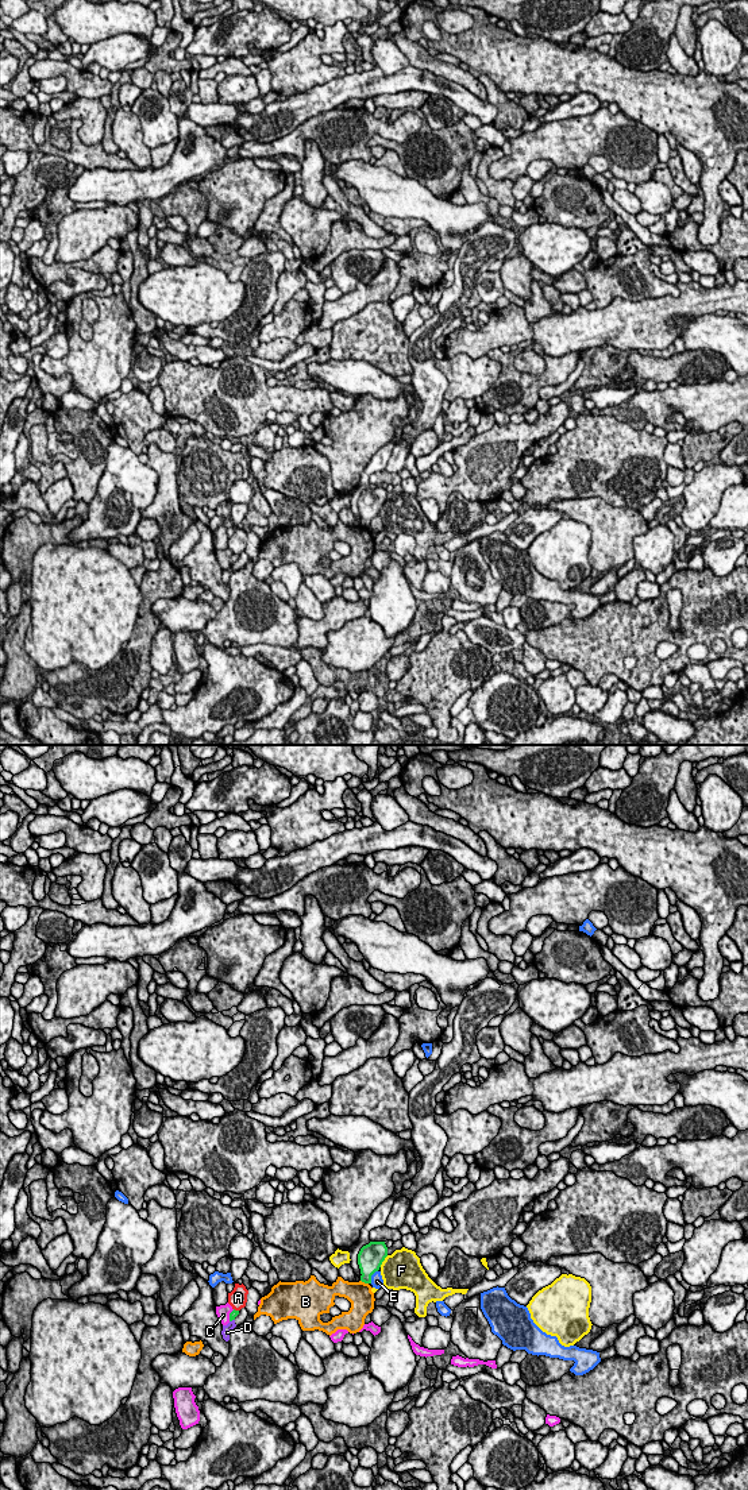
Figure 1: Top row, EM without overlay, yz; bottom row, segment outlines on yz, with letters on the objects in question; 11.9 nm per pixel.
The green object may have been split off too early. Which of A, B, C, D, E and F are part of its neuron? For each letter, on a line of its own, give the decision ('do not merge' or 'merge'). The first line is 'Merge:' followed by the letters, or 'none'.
Merge: none
A: do not merge
B: do not merge
C: do not merge
D: do not merge
E: do not merge
F: do not merge

